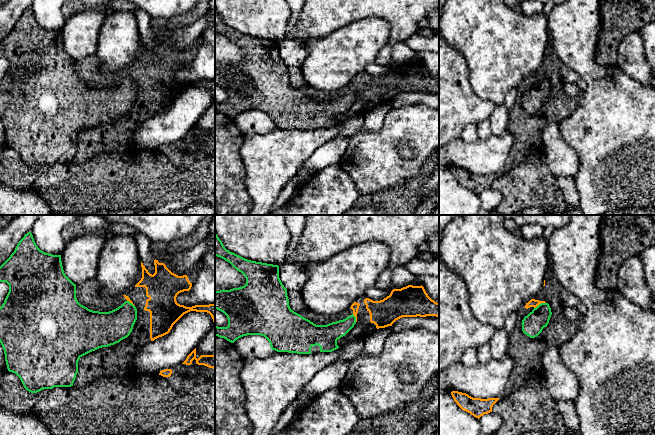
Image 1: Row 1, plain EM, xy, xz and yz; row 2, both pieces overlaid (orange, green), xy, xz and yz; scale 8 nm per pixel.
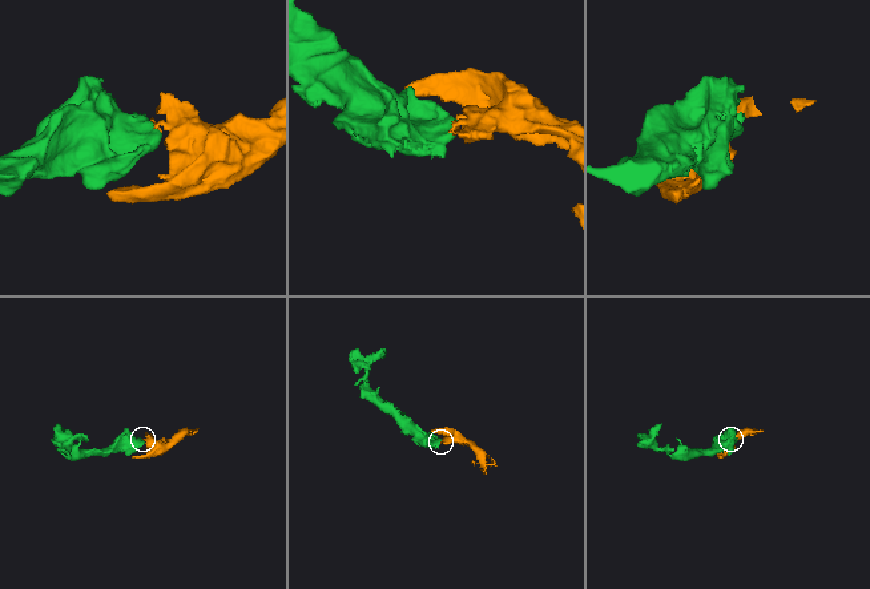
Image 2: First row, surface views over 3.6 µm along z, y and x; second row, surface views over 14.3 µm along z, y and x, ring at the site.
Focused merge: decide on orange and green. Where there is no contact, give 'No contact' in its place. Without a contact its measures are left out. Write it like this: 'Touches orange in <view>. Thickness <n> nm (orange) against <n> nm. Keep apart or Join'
Touches orange in yz. Thickness 70 nm (orange) against 180 nm. Keep apart

